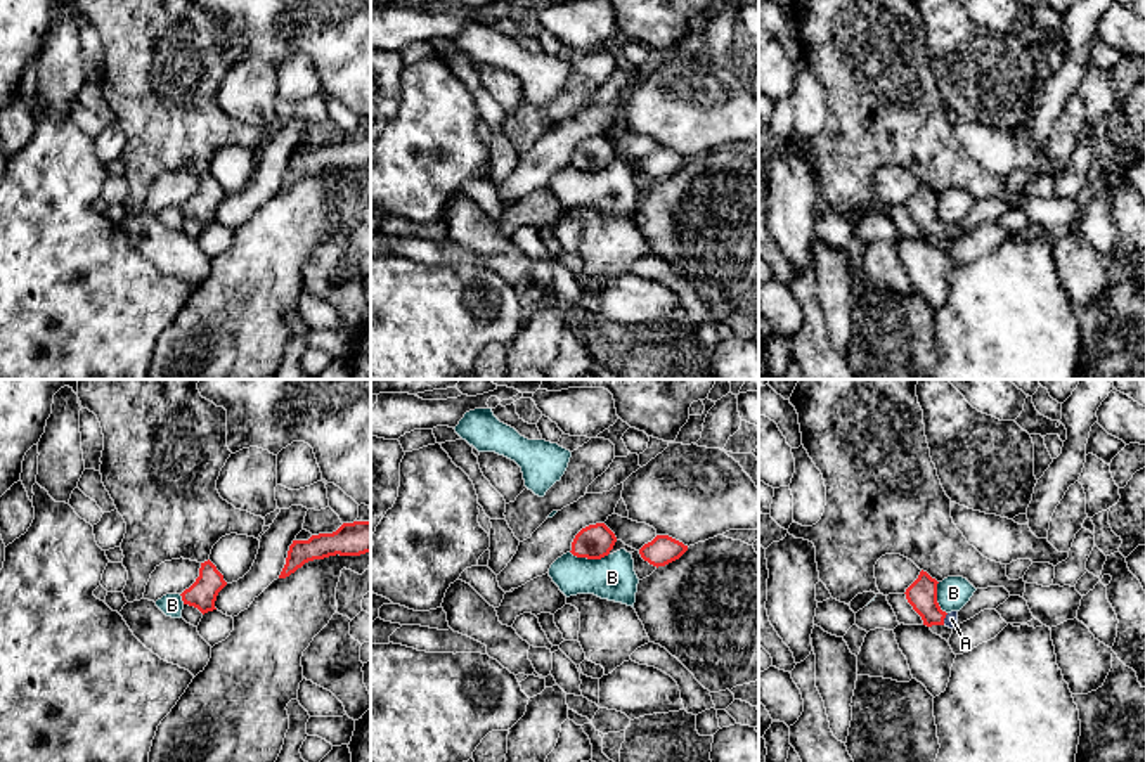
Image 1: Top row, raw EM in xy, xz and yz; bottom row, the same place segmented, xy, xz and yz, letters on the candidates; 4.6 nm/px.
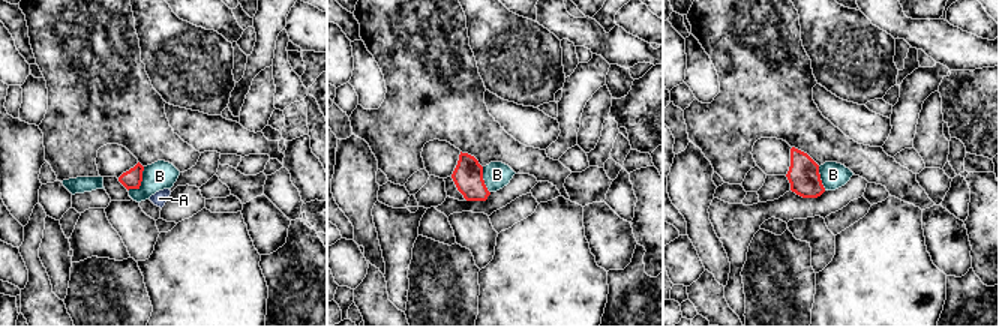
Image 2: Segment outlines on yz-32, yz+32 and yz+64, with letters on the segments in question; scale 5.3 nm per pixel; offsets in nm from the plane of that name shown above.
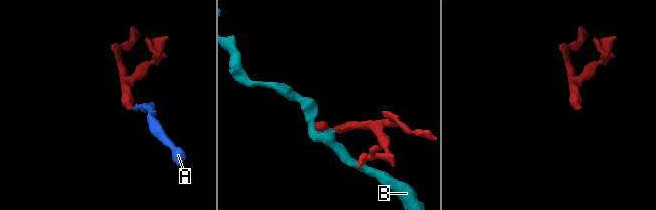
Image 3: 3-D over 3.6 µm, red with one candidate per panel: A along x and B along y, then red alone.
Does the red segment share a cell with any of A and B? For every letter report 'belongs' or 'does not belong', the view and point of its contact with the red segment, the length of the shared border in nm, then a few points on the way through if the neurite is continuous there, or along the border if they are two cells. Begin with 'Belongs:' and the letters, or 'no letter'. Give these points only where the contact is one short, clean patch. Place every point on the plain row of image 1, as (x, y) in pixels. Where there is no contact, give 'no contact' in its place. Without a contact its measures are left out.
Belongs: A
A: belongs | yz (944, 229) | 60 nm | across yz (922, 206), (944, 229), (951, 231)
B: does not belong | xz (589, 170) | 180 nm | along xz (570, 163), (581, 170), (603, 170), (608, 167)

